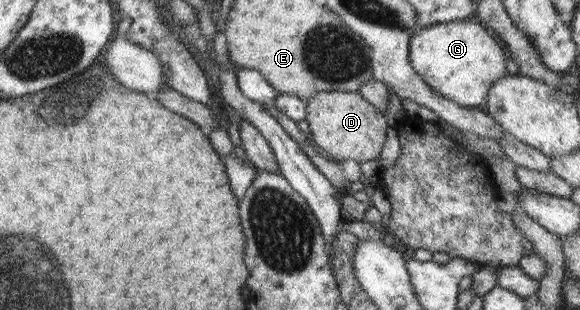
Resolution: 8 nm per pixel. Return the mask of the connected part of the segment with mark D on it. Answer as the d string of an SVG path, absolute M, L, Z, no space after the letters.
M317 92L306 101L309 141L335 162L378 159L386 140L387 120L383 112L357 92Z

